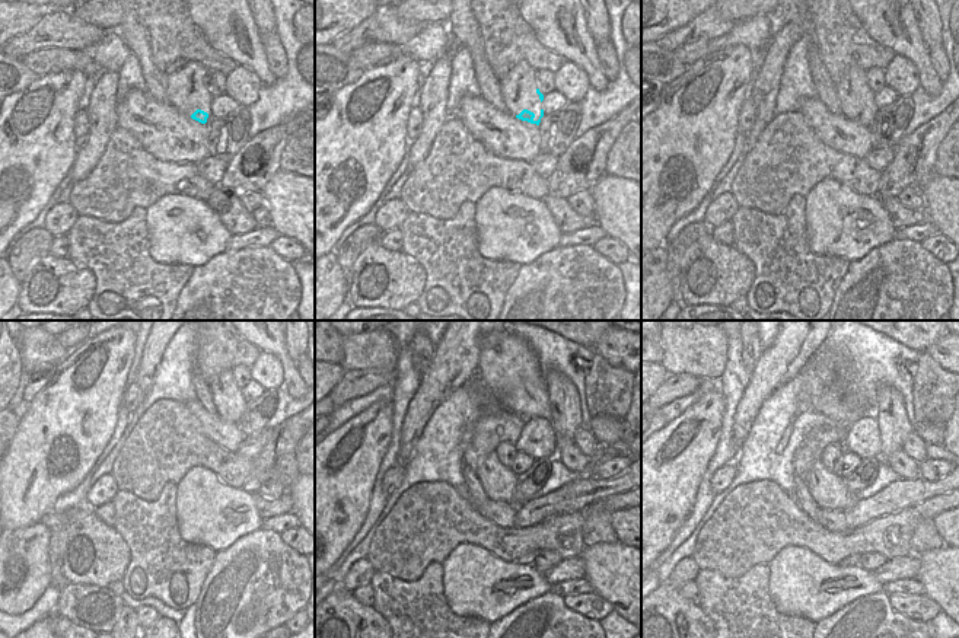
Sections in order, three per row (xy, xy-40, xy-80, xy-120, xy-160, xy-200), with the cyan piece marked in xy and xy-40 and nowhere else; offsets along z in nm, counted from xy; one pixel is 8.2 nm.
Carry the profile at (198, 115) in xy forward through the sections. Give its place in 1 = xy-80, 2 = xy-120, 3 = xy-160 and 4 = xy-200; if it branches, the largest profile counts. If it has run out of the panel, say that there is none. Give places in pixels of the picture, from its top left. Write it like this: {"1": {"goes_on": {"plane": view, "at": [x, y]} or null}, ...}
{"1": {"goes_on": {"plane": "xy-80", "at": [872, 109]}}, "2": {"goes_on": {"plane": "xy-120", "at": [212, 443]}}, "3": {"goes_on": {"plane": "xy-160", "at": [537, 439]}}, "4": {"goes_on": {"plane": "xy-200", "at": [863, 439]}}}

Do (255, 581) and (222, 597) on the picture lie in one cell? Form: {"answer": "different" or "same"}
{"answer": "same"}

